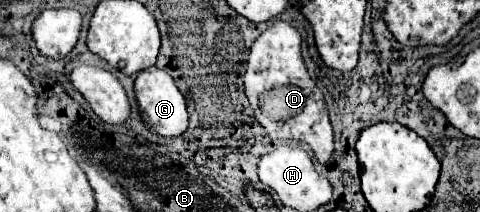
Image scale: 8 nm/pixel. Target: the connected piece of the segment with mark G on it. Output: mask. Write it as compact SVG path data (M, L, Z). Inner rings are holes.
M155 66L141 70L135 78L135 94L137 94L141 118L151 132L157 132L161 136L179 136L185 132L185 128L187 128L187 104L185 104L183 94L179 92L175 80L167 74L167 70L161 70Z

